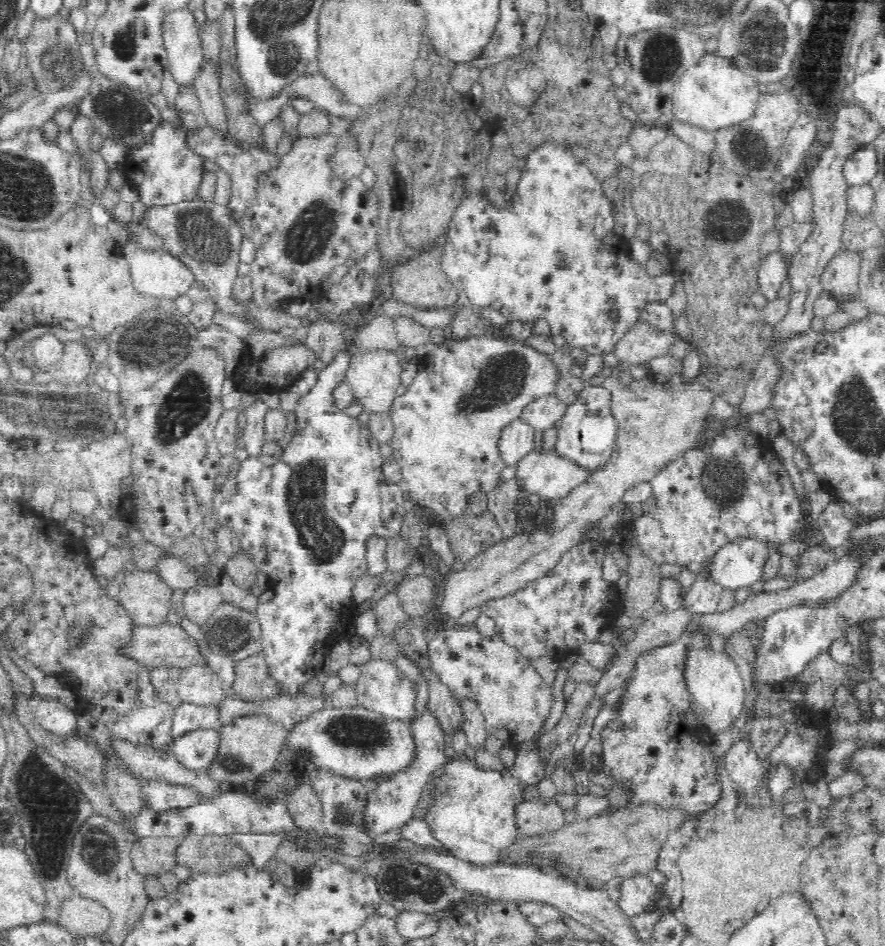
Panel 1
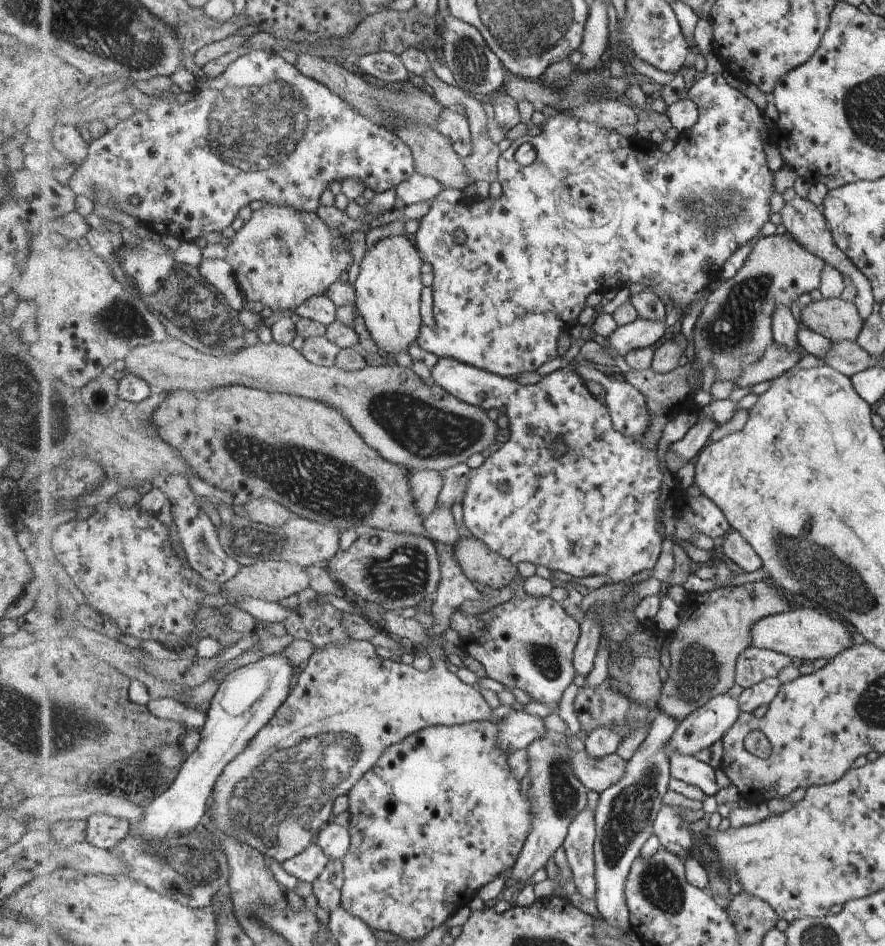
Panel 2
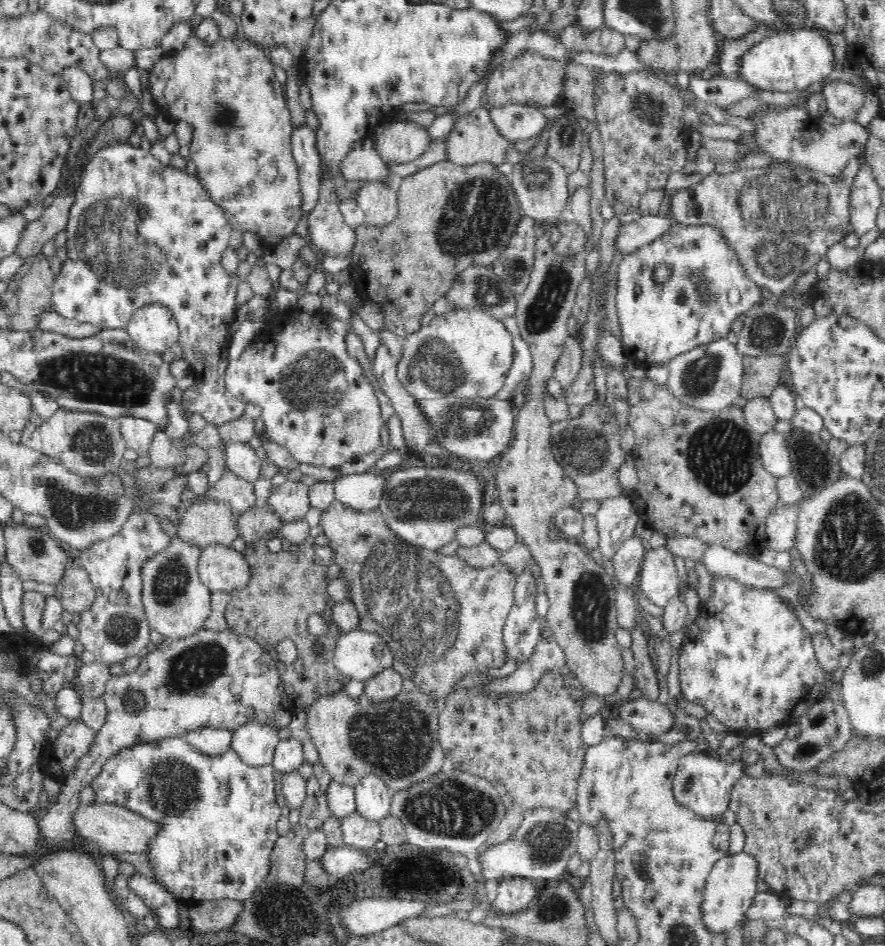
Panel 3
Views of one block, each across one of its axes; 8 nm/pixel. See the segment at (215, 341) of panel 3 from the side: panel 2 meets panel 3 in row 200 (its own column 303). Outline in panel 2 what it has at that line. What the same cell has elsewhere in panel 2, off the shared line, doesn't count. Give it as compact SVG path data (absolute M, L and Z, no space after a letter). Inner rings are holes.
M259 49L251 50L251 52L241 56L229 65L229 68L218 79L208 79L199 88L194 99L184 104L179 104L174 98L175 95L171 97L169 93L167 91L150 95L155 100L162 96L163 100L153 104L147 112L135 112L130 120L113 126L113 129L109 130L105 136L91 144L88 160L77 171L71 171L57 181L57 187L64 202L87 203L91 192L101 189L107 198L111 194L115 196L116 202L112 206L116 206L126 214L133 216L151 231L155 232L161 230L161 228L163 230L169 229L169 232L179 234L183 241L193 243L193 240L197 240L205 234L223 232L225 228L229 228L235 222L241 208L249 206L255 200L259 200L263 205L294 208L300 213L316 214L319 206L321 206L323 192L331 188L331 184L335 184L335 182L343 184L349 179L360 180L375 194L379 194L379 192L387 192L387 190L393 190L393 188L396 190L401 183L411 179L416 174L415 160L413 160L411 148L397 134L390 131L385 125L378 123L377 120L364 115L359 109L350 105L341 95L331 91L326 84L302 73L298 67L289 64L285 58L281 58L277 53L265 52L265 50ZM133 194L140 197L141 202L138 205L127 202L127 198L133 196Z

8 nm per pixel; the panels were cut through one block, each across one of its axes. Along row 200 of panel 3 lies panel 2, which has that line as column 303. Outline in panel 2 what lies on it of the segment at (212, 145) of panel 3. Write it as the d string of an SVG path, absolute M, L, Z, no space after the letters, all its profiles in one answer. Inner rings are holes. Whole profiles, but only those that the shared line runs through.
M263 205L253 212L251 218L238 230L227 246L225 259L234 268L238 285L247 300L258 301L271 310L291 310L309 300L313 295L322 295L334 282L339 281L343 270L349 271L353 264L351 242L347 231L340 227L331 231L315 213L300 213L294 208Z

